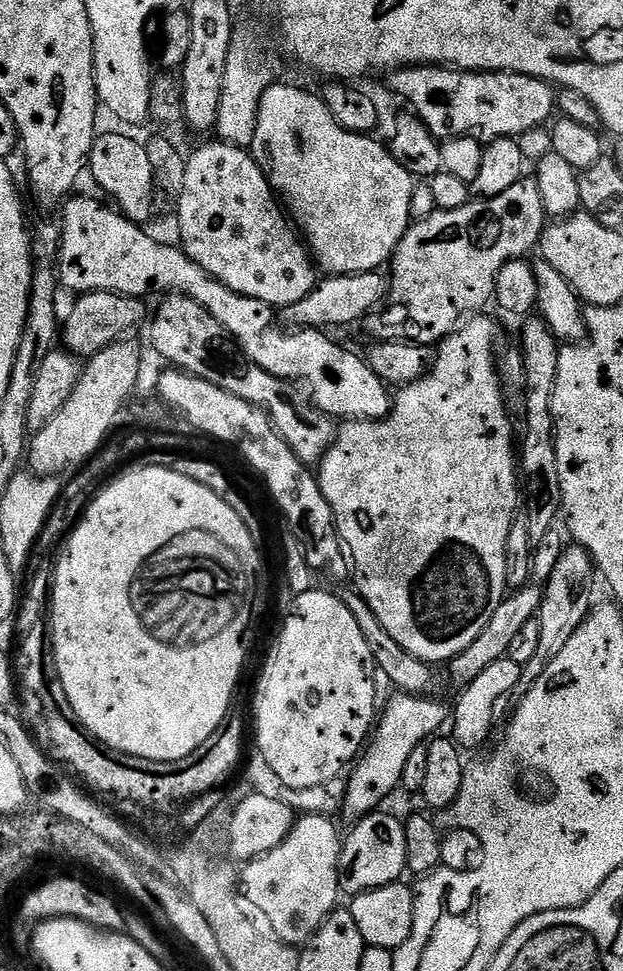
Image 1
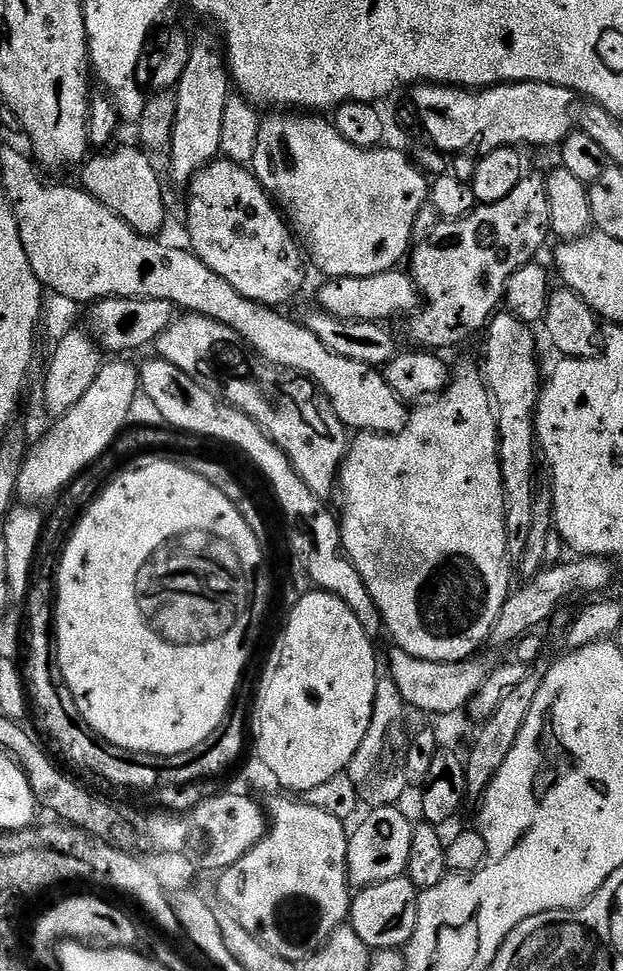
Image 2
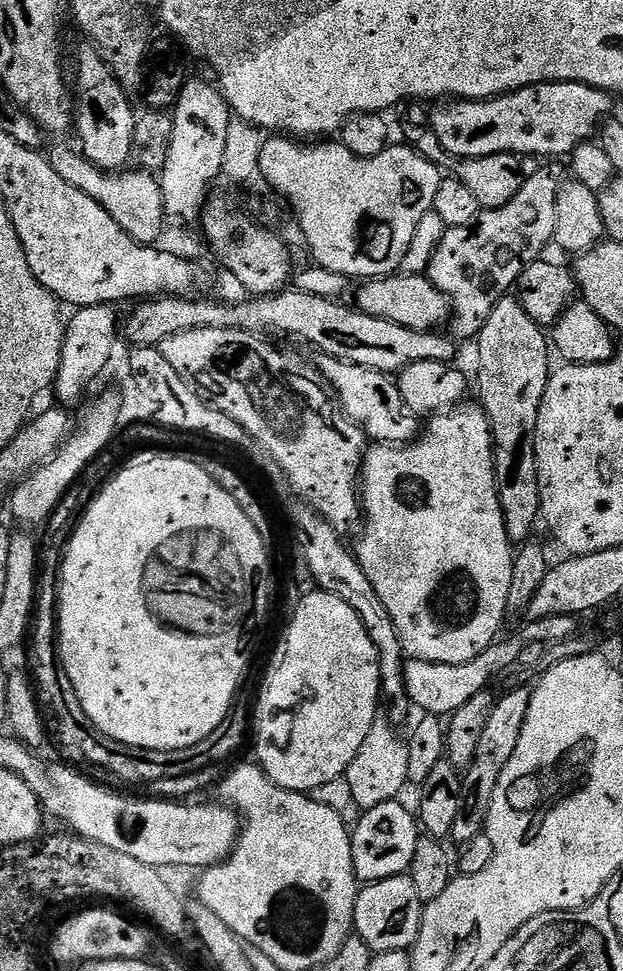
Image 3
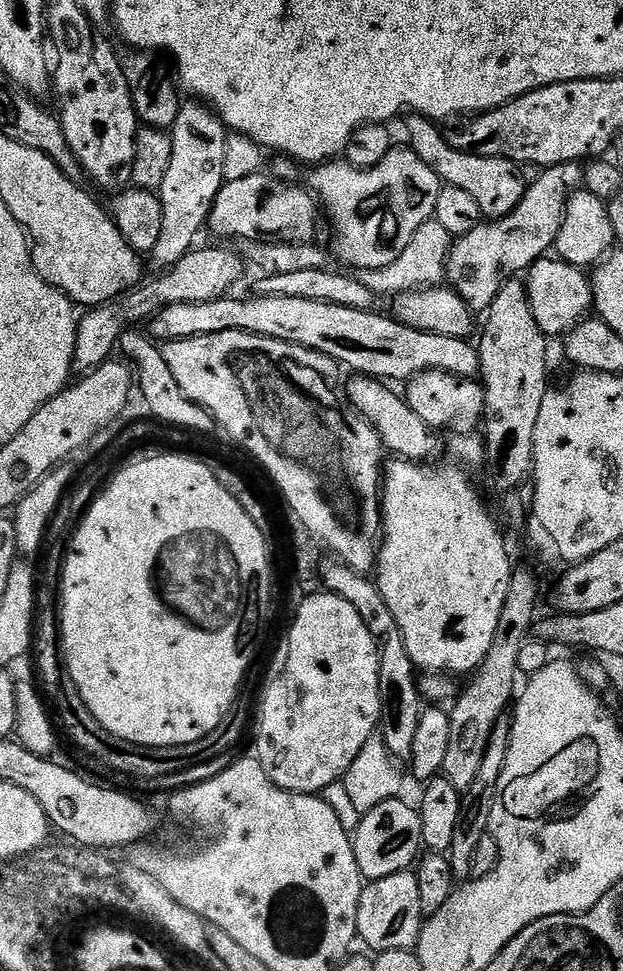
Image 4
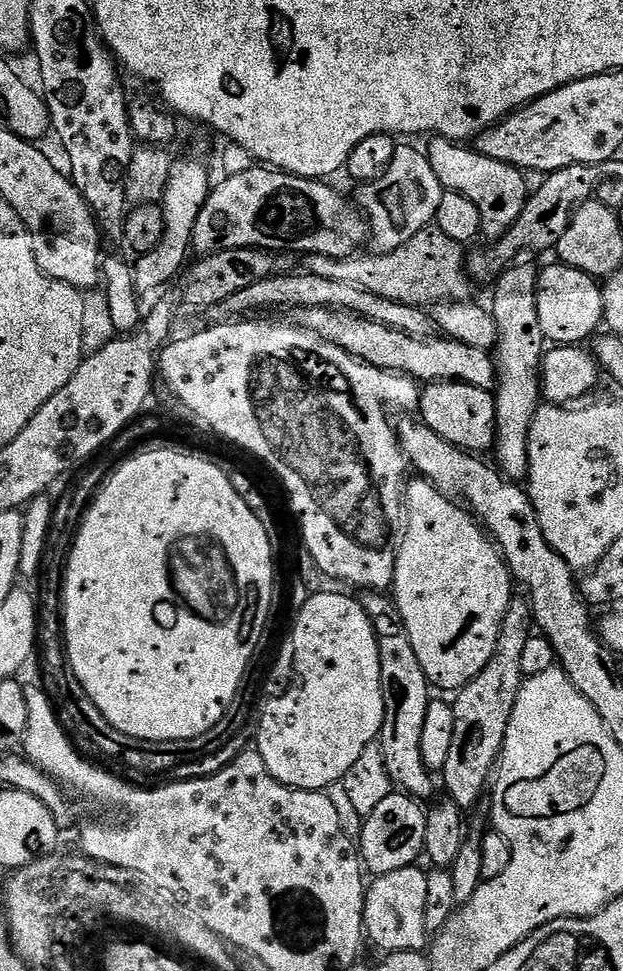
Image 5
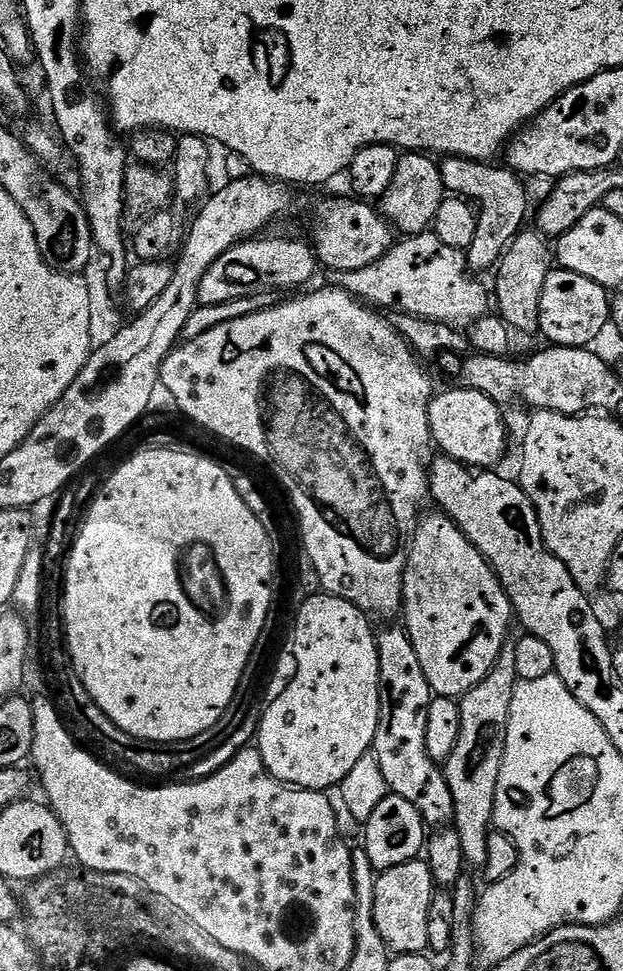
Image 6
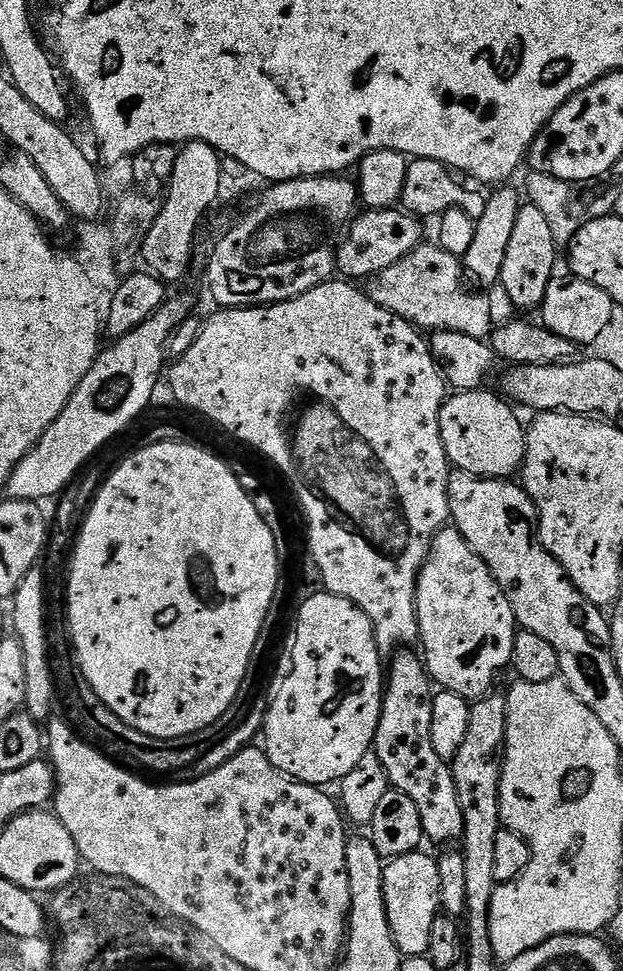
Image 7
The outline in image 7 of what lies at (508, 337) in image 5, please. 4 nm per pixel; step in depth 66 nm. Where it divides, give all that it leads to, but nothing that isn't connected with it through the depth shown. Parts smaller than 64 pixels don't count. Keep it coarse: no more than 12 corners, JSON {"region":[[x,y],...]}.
{"region":[[525,203],[499,284],[518,310],[539,309],[557,275],[546,214]]}

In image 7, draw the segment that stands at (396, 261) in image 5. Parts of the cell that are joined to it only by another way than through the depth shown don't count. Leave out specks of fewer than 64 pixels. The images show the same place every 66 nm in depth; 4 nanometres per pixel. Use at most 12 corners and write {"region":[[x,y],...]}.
{"region":[[422,242],[371,277],[376,305],[421,330],[485,339],[489,298]]}

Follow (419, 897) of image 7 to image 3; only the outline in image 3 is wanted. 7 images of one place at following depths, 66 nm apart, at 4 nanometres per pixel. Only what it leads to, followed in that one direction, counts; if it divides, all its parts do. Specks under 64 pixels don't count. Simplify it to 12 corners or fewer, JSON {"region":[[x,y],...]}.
{"region":[[405,874],[356,893],[355,935],[411,949],[422,901]]}

